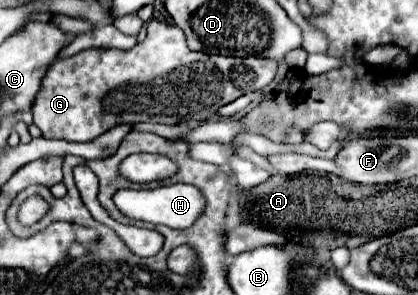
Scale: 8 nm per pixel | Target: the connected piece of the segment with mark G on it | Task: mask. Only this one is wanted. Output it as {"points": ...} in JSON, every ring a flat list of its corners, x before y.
{"points":[[152,20,148,24,148,36,144,42,130,50,102,50,90,48,70,58,58,60,46,72,36,102,32,106,34,124,42,130,44,138,62,138,68,142,88,142,118,124,132,122,158,122,180,124,190,120,208,120,224,104,230,104,242,94,252,94,272,84,276,76,276,60,270,58,232,58,232,56,208,56,204,52,188,50,184,32,178,26]]}

